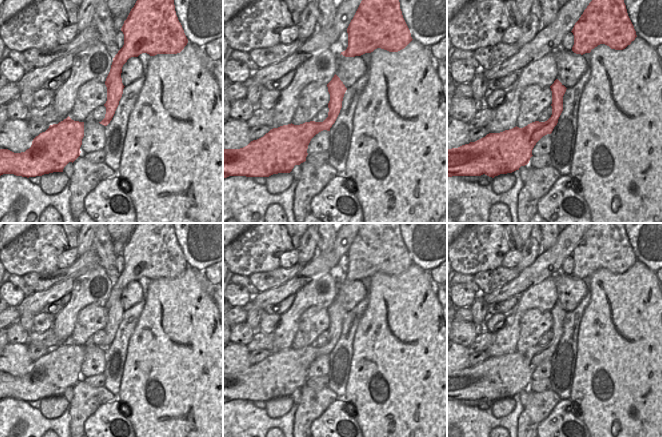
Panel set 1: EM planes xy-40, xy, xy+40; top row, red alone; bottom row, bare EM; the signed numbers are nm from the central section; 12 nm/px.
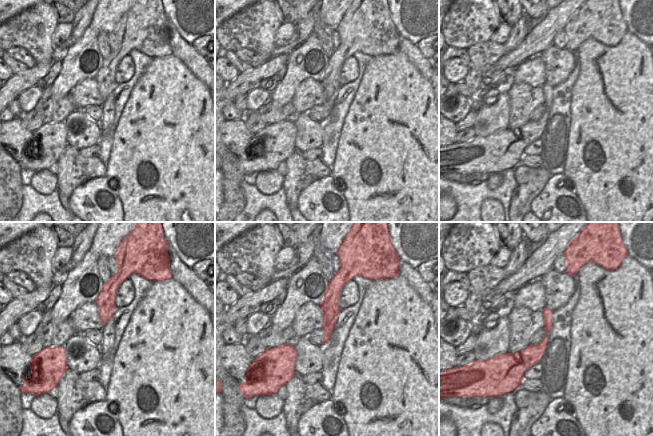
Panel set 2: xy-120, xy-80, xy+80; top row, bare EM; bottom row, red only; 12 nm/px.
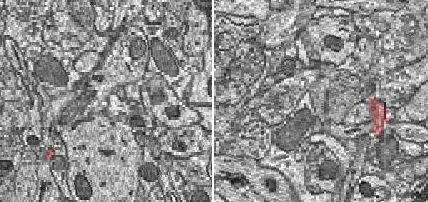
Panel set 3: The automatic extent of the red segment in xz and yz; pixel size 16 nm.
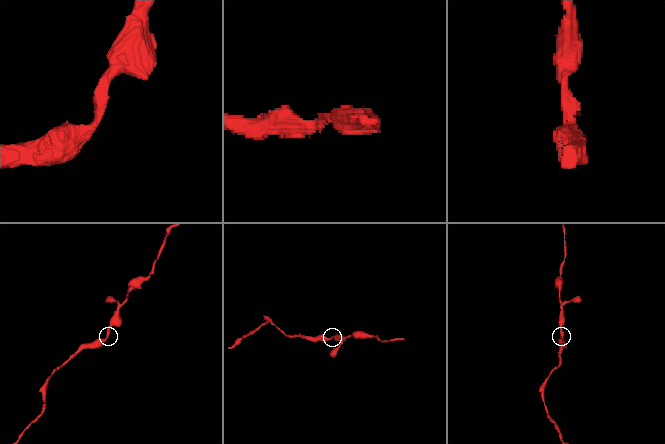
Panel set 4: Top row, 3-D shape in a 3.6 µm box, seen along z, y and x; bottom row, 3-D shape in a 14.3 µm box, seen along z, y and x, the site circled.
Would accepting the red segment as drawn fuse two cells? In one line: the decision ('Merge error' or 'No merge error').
No merge error.

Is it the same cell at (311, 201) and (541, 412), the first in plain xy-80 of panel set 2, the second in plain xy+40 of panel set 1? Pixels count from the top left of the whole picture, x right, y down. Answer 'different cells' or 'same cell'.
different cells

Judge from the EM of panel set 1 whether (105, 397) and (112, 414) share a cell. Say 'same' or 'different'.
different

